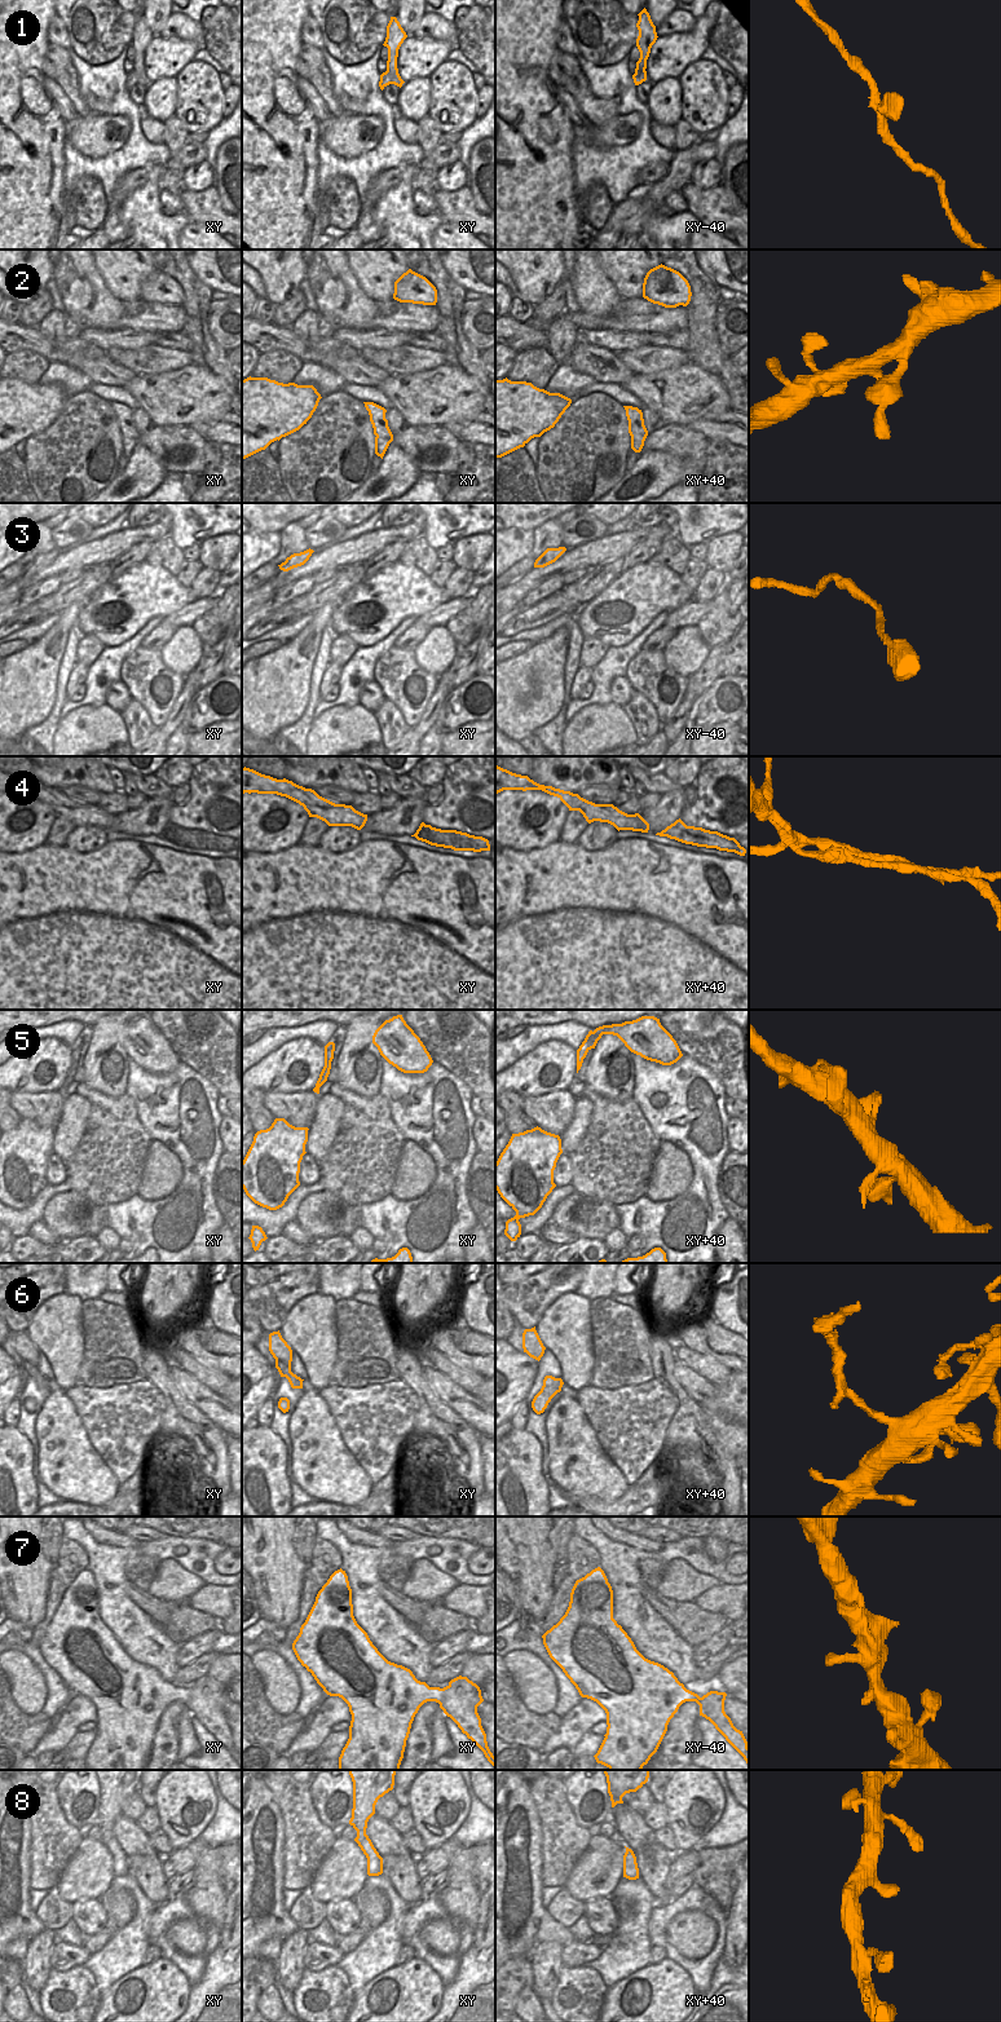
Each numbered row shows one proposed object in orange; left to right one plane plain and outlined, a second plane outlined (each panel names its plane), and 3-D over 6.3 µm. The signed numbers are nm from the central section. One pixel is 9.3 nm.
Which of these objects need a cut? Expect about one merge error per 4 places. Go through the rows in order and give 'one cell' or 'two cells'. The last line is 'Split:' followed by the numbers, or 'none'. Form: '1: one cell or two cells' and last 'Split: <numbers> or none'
1: one cell
2: two cells
3: one cell
4: two cells
5: one cell
6: one cell
7: one cell
8: one cell
Split: 2, 4

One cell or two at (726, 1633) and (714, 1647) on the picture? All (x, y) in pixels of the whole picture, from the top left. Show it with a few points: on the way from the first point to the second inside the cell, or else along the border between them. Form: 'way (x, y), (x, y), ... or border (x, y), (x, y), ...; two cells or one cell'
way (722, 1637), (715, 1643); one cell

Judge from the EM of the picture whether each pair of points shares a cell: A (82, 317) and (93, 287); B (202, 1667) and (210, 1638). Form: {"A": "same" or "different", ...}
{"A": "same", "B": "different"}

